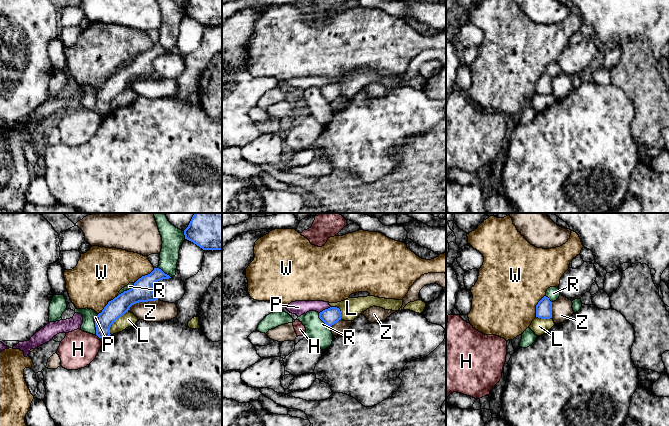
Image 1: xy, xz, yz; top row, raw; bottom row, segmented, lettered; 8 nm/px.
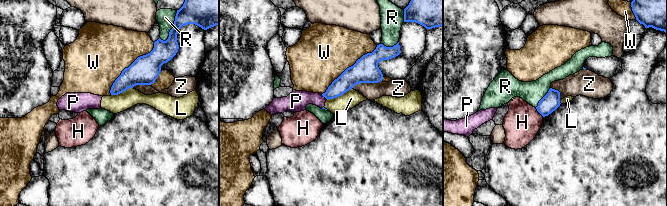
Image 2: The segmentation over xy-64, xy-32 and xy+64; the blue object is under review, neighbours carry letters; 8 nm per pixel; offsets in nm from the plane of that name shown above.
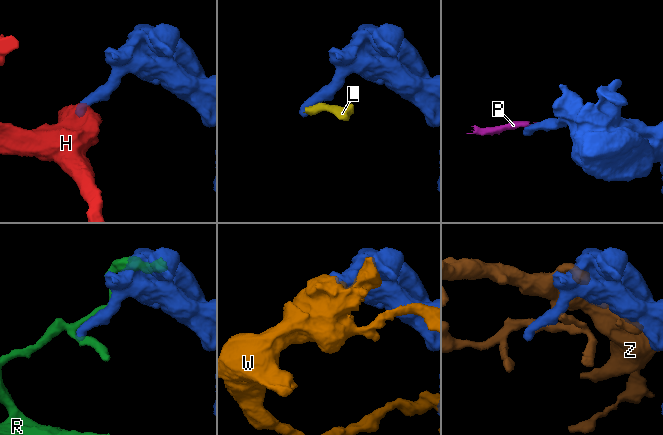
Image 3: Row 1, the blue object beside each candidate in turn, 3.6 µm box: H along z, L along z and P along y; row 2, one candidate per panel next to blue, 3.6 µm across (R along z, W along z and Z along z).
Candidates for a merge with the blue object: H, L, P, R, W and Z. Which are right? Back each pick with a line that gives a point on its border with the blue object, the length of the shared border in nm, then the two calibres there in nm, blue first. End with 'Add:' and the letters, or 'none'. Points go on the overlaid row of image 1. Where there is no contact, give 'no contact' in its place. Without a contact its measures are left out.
Add: none

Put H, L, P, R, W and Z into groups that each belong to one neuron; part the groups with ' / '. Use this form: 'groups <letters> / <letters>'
groups H / L P / R / W / Z

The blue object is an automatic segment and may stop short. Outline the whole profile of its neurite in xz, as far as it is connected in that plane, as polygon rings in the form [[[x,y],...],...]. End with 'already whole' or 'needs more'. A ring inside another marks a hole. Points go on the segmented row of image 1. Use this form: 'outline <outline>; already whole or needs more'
outline [[[330,307],[319,313],[319,318],[328,326],[331,327],[341,320],[341,311],[337,307]]]; already whole

